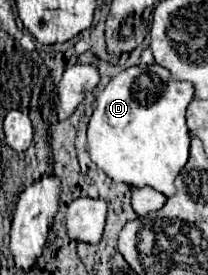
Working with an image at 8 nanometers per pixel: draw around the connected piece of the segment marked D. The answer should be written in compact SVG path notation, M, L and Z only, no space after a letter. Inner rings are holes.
M136 65L120 71L94 101L96 107L88 123L90 159L114 181L152 187L166 197L174 195L174 179L188 161L186 107L192 99L192 85L172 81L168 69L160 65Z

